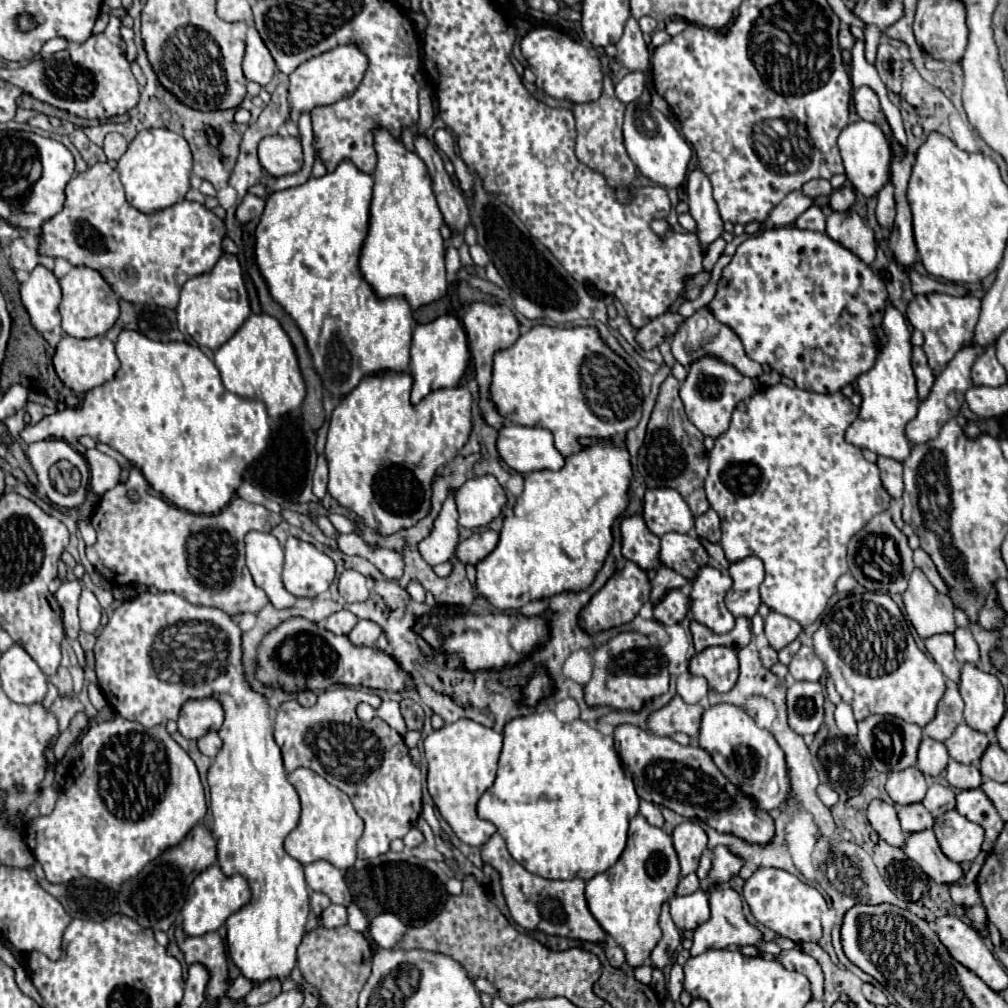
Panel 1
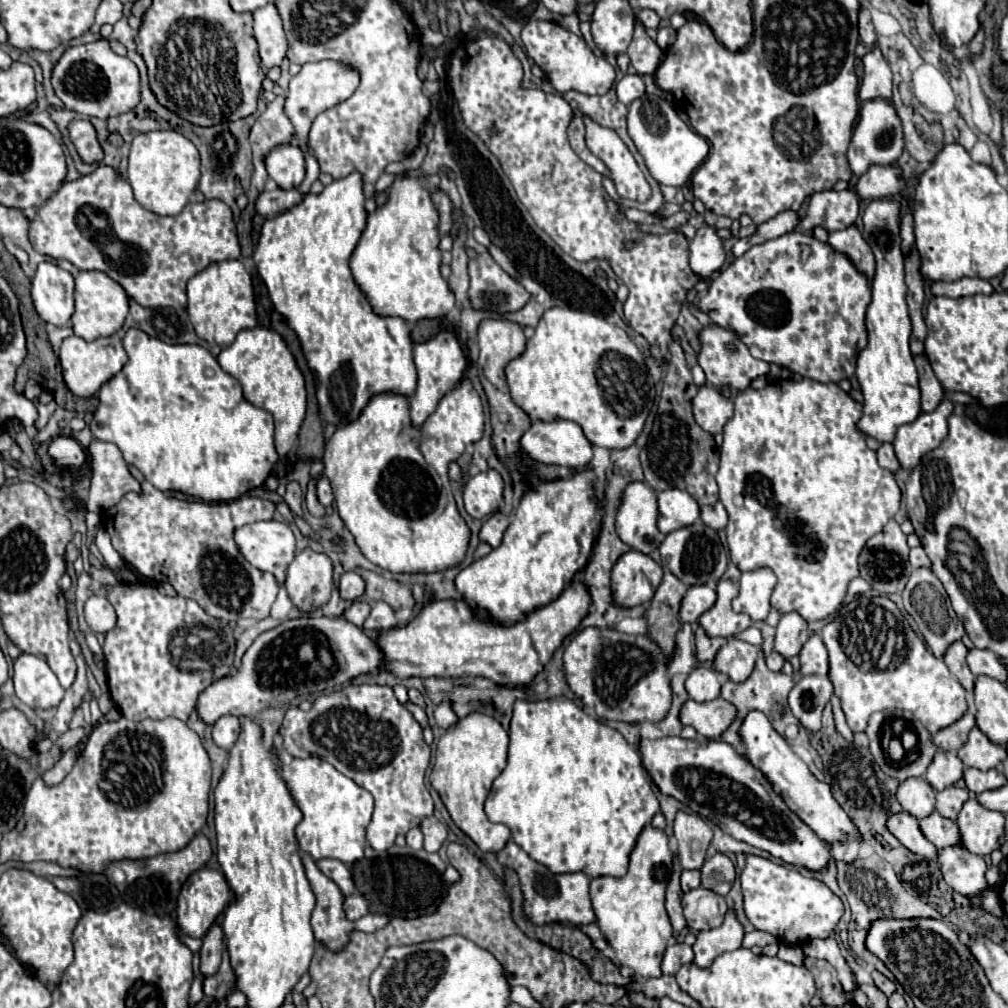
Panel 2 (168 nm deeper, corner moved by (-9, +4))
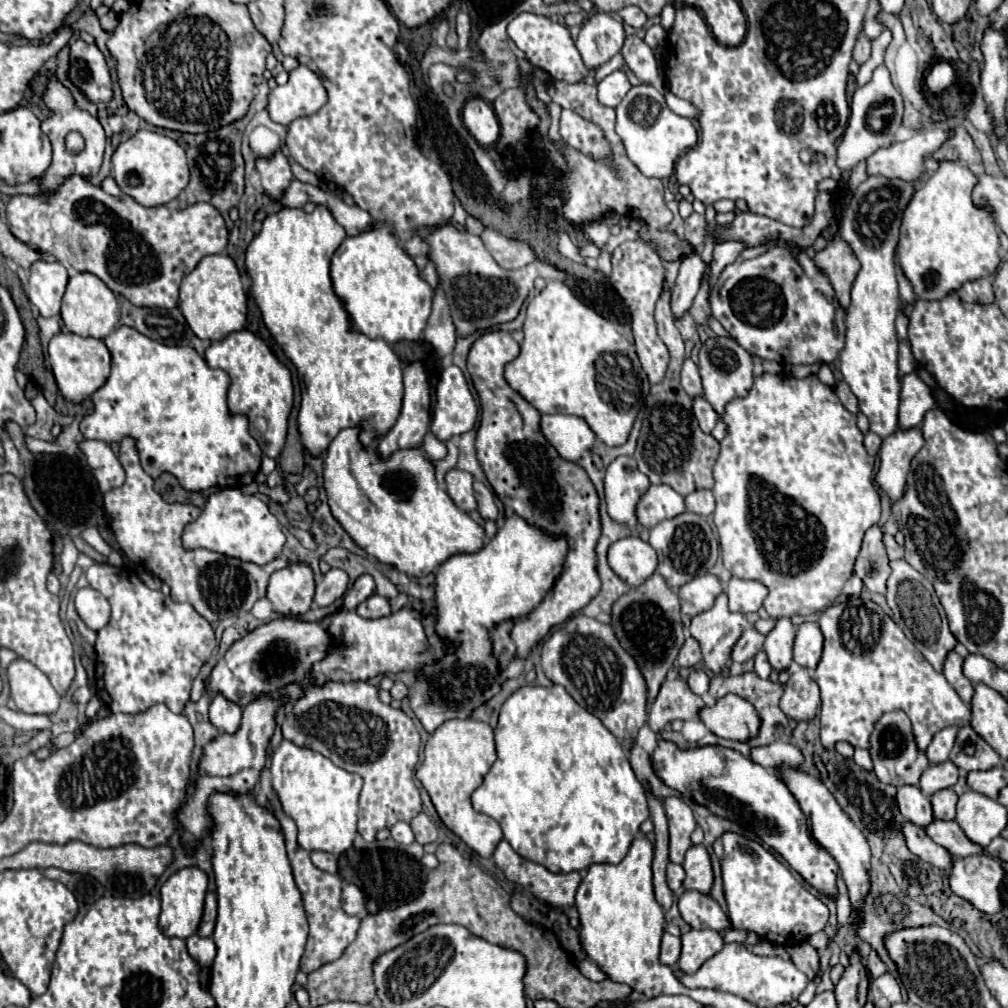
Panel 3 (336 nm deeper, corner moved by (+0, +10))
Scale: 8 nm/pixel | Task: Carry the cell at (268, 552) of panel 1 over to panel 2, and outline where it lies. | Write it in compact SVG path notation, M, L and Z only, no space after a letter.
M279 521L249 523L235 529L235 543L253 567L273 573L283 585L285 571L295 557L295 535L289 525Z

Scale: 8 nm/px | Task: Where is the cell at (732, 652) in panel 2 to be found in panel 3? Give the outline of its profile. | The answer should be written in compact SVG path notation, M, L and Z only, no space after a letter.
M748 627L740 635L740 639L734 643L732 653L730 653L730 659L736 661L736 663L744 663L744 661L752 659L762 649L762 643L764 643L764 637L760 633L756 633L756 629Z

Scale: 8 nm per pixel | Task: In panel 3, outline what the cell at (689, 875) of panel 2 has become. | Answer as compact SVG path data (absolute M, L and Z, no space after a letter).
M670 863L668 865L668 887L680 895L682 893L682 881L684 881L686 873L684 873L684 867L682 865L676 865L676 863Z

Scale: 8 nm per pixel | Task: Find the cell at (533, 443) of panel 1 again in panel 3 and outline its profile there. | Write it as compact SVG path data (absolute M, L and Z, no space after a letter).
M542 415L540 431L560 457L568 461L578 461L580 455L596 441L596 435L588 429L586 421L576 415Z

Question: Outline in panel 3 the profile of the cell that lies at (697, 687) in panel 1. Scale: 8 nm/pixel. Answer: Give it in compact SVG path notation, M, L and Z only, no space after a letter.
M692 669L690 671L688 687L692 693L704 695L704 693L708 693L708 685L710 685L710 675L704 669Z

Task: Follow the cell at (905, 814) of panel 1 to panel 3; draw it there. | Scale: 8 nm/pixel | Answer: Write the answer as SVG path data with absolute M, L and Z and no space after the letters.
M934 819L932 823L928 823L924 827L924 831L928 833L928 837L938 843L940 847L944 847L946 851L950 851L952 855L974 855L974 853L982 853L982 849L978 845L972 845L972 841L968 841L968 837L962 837L962 829L958 827L956 821L942 821L942 819Z

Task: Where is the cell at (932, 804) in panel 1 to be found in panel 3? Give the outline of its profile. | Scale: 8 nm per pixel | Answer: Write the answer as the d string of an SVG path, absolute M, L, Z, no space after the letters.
M940 789L932 795L932 809L934 809L934 817L938 819L954 819L956 815L956 801L958 795L954 789Z

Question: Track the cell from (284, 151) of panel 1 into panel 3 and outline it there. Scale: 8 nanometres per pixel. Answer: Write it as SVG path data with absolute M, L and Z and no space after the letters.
M276 151L272 157L260 157L256 161L256 169L262 175L262 187L266 195L274 201L278 201L280 193L284 193L284 189L294 179L288 157L282 151Z

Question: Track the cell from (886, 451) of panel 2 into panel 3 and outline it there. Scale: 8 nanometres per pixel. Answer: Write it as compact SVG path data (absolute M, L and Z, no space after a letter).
M866 433L866 435L864 435L864 447L866 447L866 451L868 451L872 457L878 455L880 445L882 445L882 439L880 439L876 433Z

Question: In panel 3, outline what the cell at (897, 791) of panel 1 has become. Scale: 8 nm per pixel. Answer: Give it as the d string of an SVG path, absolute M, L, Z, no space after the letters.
M916 785L898 787L896 801L898 801L900 813L904 815L904 819L908 819L908 821L912 821L912 823L916 823L920 827L928 825L928 821L934 819L930 799Z

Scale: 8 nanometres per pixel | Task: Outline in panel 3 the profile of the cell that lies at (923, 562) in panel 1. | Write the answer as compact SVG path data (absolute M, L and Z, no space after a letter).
M884 533L884 543L886 543L890 559L904 559L904 547L898 545L890 533Z

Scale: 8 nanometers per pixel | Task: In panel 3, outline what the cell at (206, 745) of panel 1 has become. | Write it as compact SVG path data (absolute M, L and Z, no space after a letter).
M214 697L210 703L210 723L222 733L236 733L240 727L242 709L224 697Z

